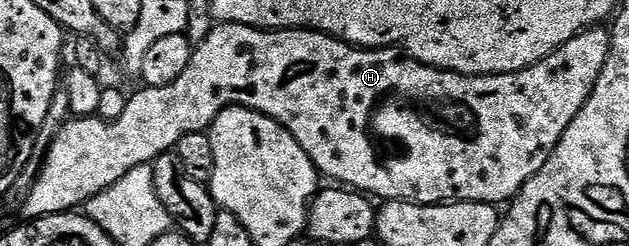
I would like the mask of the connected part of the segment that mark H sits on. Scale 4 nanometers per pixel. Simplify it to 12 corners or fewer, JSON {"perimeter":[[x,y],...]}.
{"perimeter":[[216,23],[178,81],[69,118],[24,219],[270,117],[380,201],[507,204],[612,48],[505,75]]}

